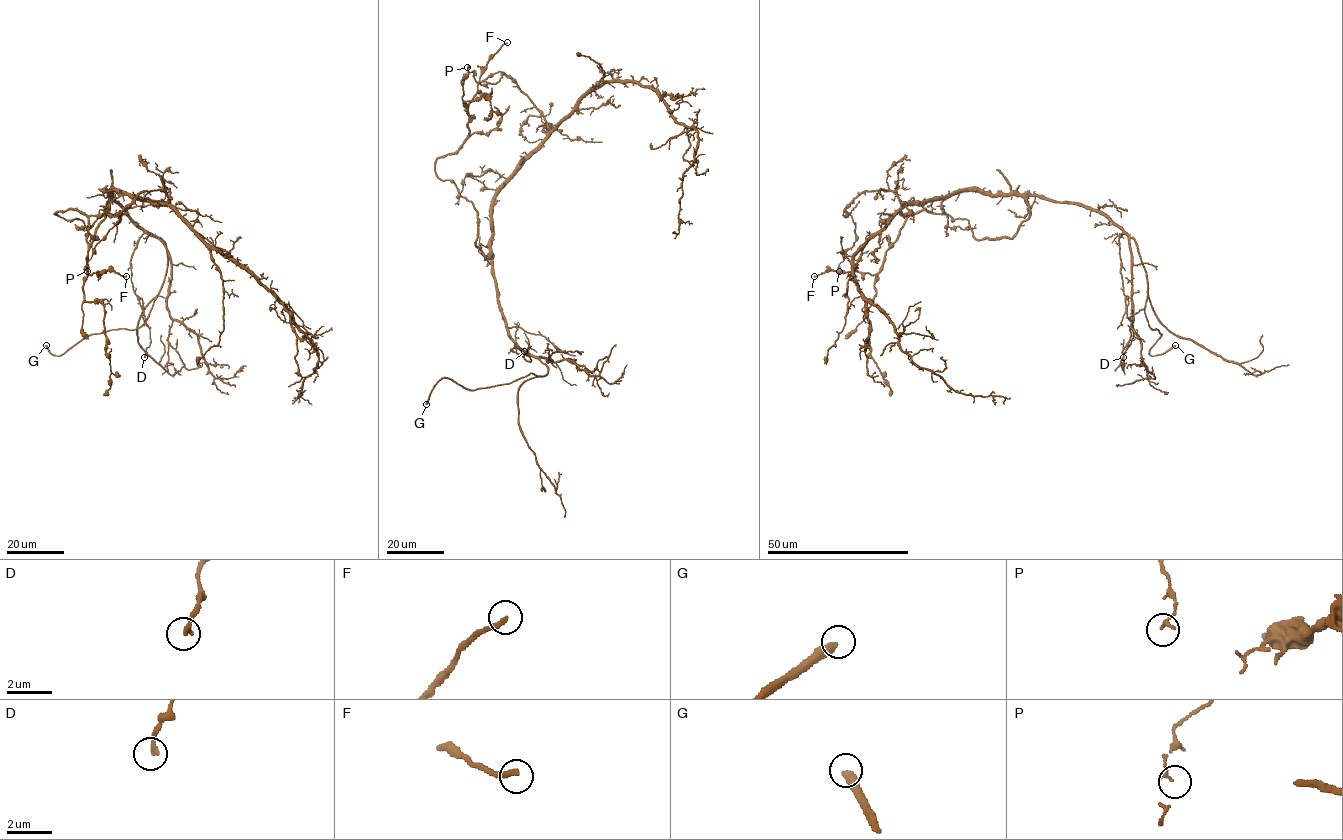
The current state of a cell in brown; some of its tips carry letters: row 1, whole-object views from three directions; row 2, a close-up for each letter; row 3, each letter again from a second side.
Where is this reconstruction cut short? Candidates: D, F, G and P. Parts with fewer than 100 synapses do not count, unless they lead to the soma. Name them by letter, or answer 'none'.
G

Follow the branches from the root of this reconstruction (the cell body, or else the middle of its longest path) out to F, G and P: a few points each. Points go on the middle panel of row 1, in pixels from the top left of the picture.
F: (493, 212), (487, 257), (476, 245), (473, 204), (437, 176), (435, 161), (469, 136), (481, 70), (507, 42)
G: (493, 212), (492, 267), (507, 334), (548, 371), (474, 390), (443, 378), (426, 404)
P: (493, 212), (495, 190), (546, 136), (549, 126), (511, 79), (503, 74), (494, 84), (480, 84), (467, 67)

